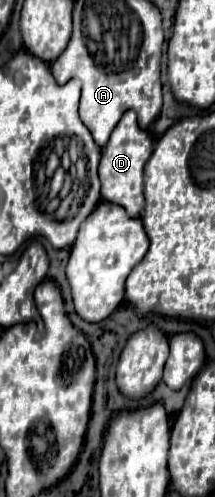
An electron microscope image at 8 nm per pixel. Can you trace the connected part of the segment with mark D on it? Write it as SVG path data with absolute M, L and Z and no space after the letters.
M127 110L115 130L111 132L109 142L101 150L101 162L99 162L99 178L101 178L101 196L109 202L115 202L127 210L131 218L139 218L141 210L145 206L143 196L143 166L149 160L153 152L153 134L139 126L137 114L133 110Z

